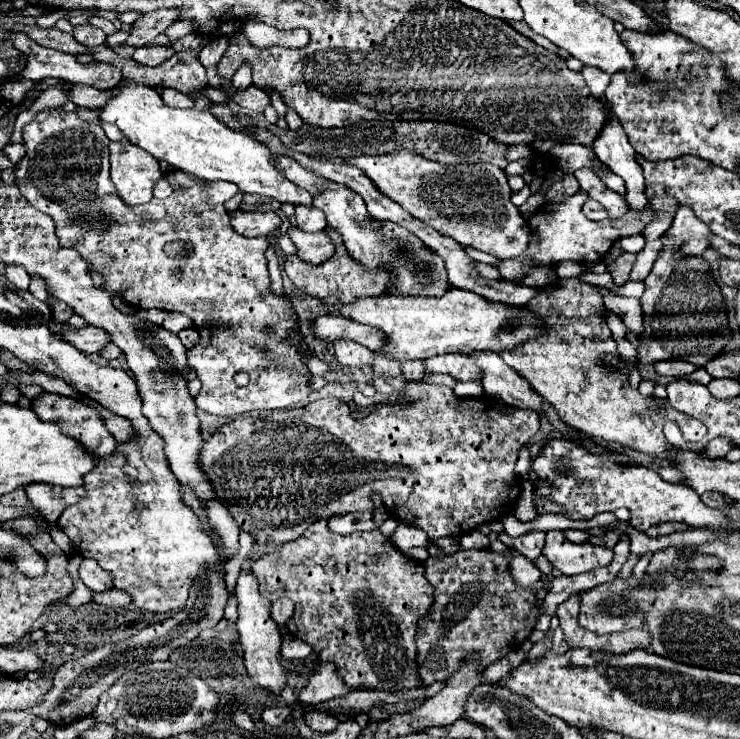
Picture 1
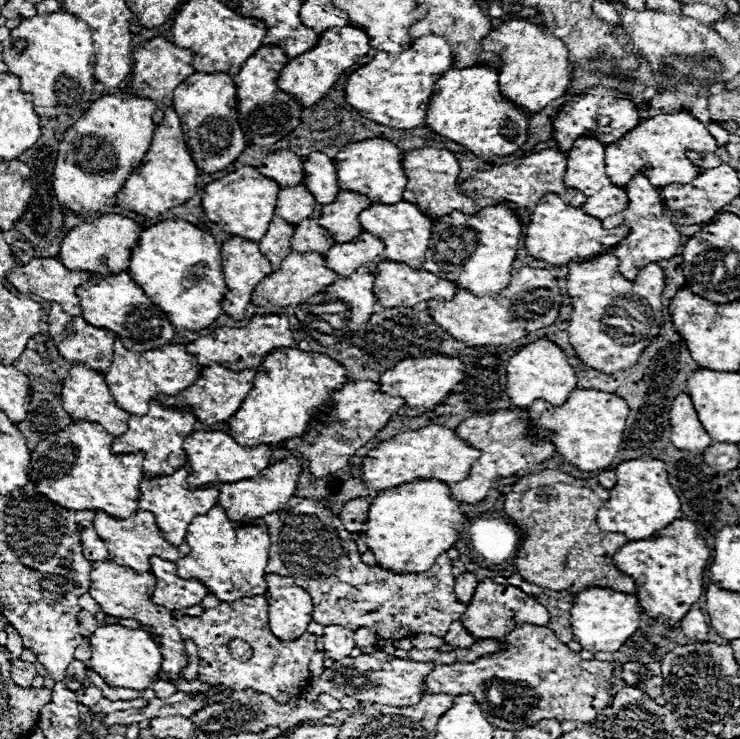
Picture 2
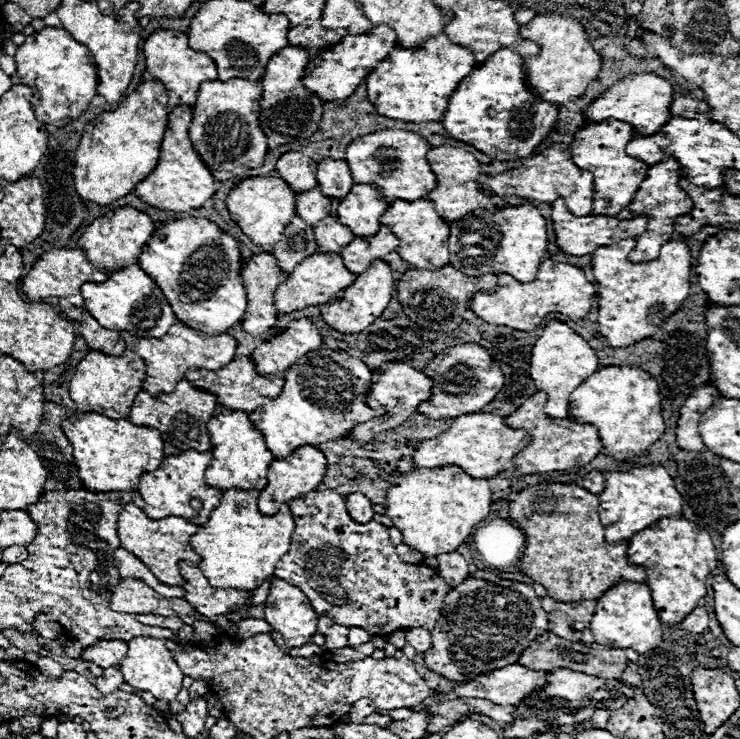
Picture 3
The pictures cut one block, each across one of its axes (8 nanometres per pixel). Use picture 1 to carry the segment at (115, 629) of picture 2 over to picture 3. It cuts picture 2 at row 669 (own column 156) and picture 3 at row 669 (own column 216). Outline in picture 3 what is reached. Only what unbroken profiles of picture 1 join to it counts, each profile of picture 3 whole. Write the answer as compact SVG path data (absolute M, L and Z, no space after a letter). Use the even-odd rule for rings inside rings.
M138 636L136 640L130 640L128 642L128 656L122 660L122 664L118 668L124 674L126 684L130 684L138 690L146 690L146 692L154 694L158 700L172 702L176 698L176 694L182 690L184 674L180 672L180 666L172 658L170 650L156 638Z

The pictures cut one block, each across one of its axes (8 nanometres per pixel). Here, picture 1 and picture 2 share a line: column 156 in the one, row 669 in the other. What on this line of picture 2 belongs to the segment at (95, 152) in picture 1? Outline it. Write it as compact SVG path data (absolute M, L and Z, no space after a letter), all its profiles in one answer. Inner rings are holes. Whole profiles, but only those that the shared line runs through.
M252 596L244 600L236 600L232 604L222 602L216 608L206 610L202 616L182 616L172 620L184 640L192 640L198 646L200 654L200 680L210 686L240 690L240 688L256 688L270 694L278 704L286 704L290 698L302 694L304 684L310 682L310 658L316 652L316 636L302 634L298 640L282 642L270 632L268 626L268 602L264 596ZM234 638L246 640L254 654L248 662L238 662L230 656L228 642Z

